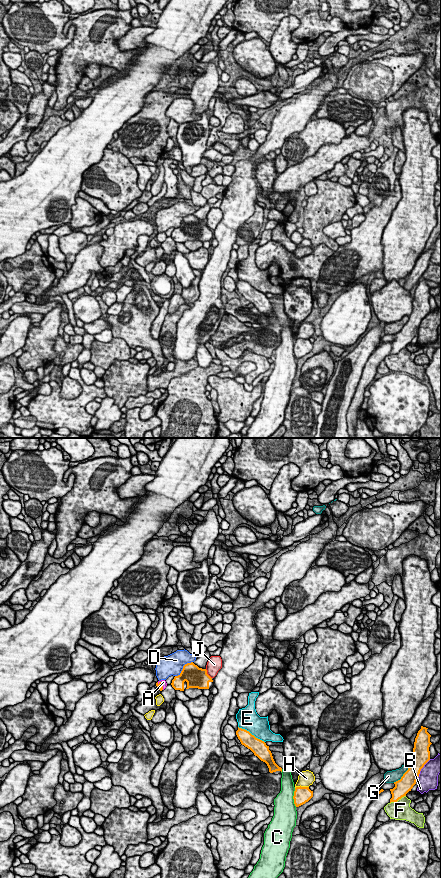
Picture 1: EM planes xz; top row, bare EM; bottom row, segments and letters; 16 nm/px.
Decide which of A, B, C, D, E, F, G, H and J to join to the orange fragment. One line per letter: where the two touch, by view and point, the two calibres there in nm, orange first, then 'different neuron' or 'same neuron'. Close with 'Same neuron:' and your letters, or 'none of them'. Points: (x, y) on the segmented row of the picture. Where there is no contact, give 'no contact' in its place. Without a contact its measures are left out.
A: xz (162, 684) | 100/70 nm | same neuron
B: xz (421, 768) | 280/320 nm | different neuron
C: xz (293, 797) | 260/360 nm | different neuron
D: xz (183, 667) | 320/320 nm | different neuron
E: xz (250, 733) | 240/340 nm | different neuron
F: xz (397, 800) | 240/320 nm | different neuron
G: xz (403, 775) | 240/190 nm | different neuron
H: xz (300, 786) | 260/260 nm | different neuron
J: xz (207, 674) | 340/240 nm | different neuron
Same neuron: A

